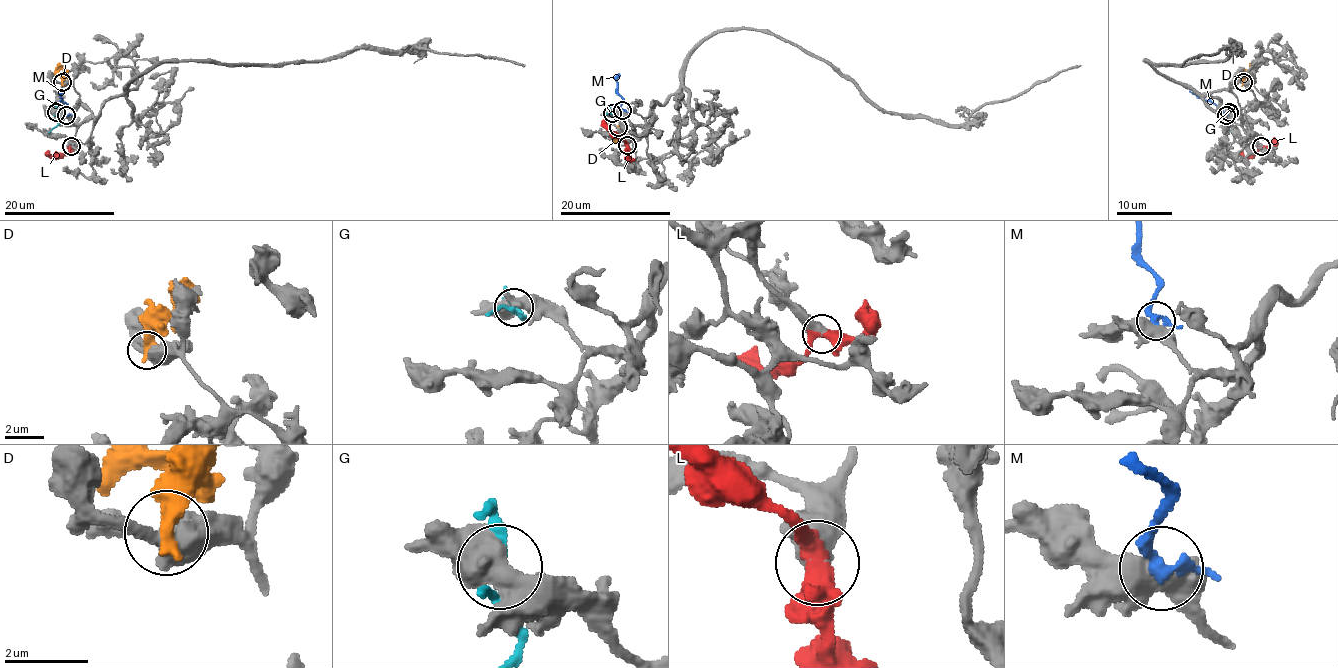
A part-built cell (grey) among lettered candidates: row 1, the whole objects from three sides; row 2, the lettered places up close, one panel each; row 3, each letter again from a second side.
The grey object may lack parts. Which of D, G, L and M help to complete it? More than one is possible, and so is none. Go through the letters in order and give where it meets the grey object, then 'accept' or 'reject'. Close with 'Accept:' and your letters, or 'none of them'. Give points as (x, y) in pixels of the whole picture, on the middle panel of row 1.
D: (618, 127) | reject
G: (612, 113) | reject
L: (627, 145) | accept
M: (622, 110) | reject
Accept: L

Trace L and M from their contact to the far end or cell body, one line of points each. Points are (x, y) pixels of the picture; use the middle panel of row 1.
L: (627, 145), (601, 120)
M: (622, 111), (617, 91), (619, 73)

